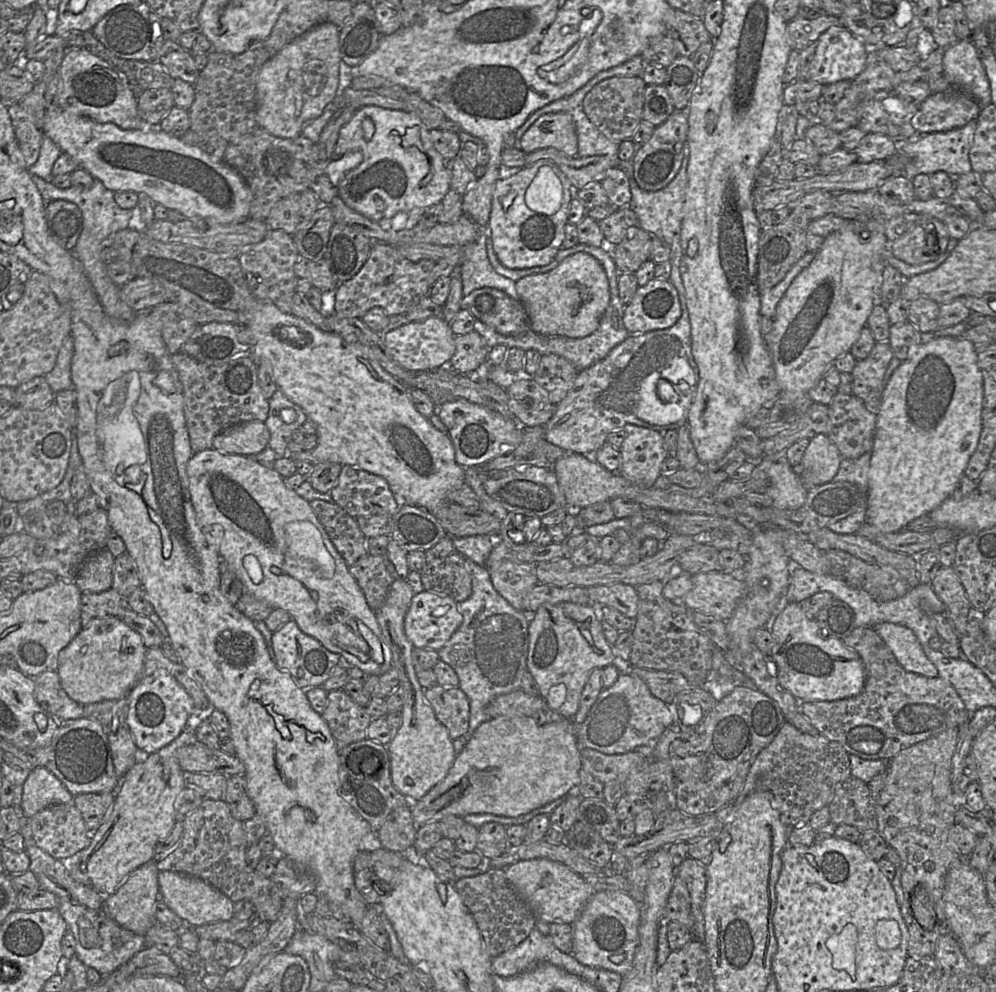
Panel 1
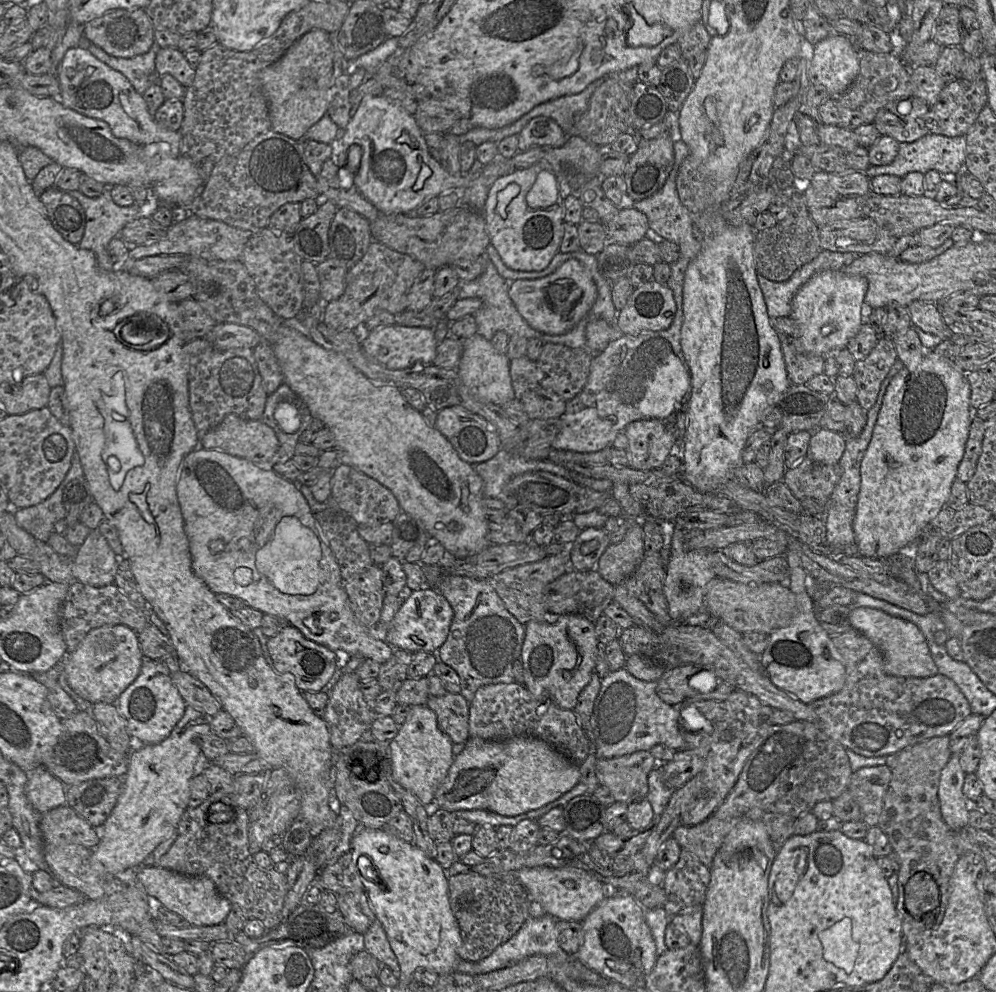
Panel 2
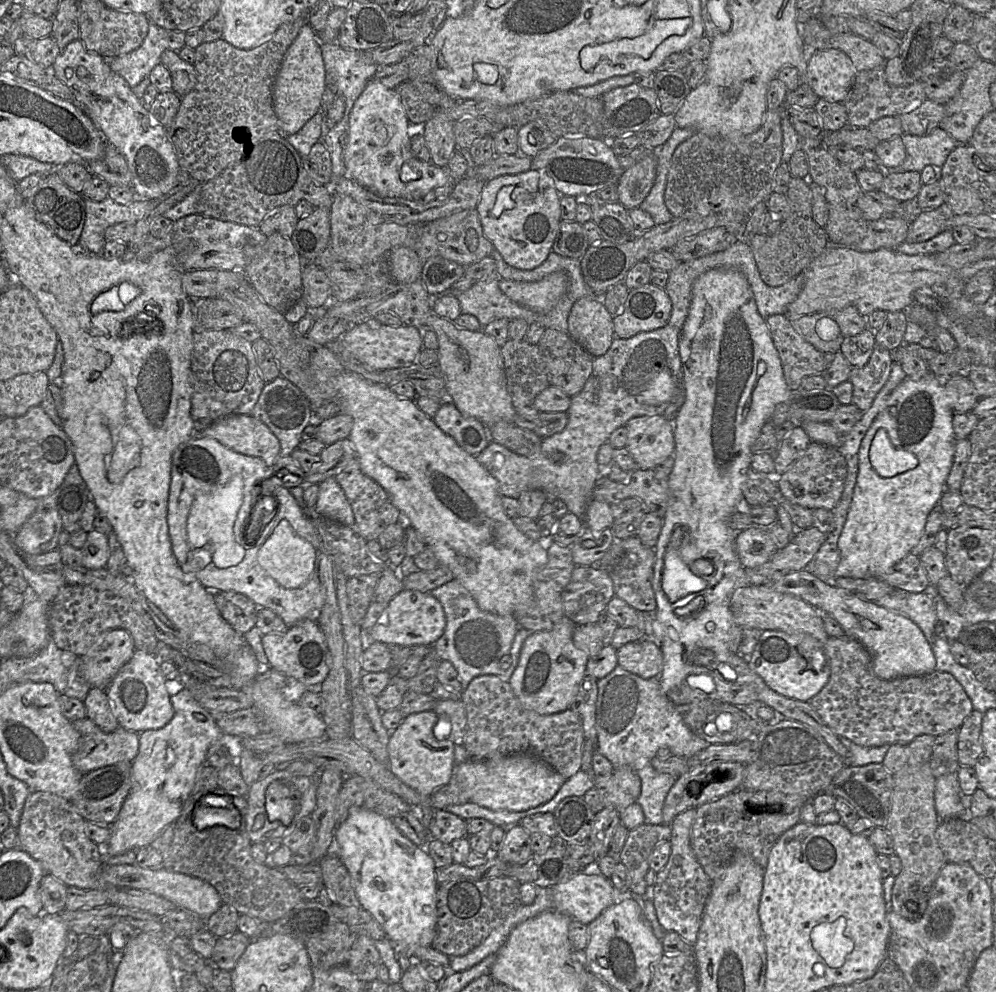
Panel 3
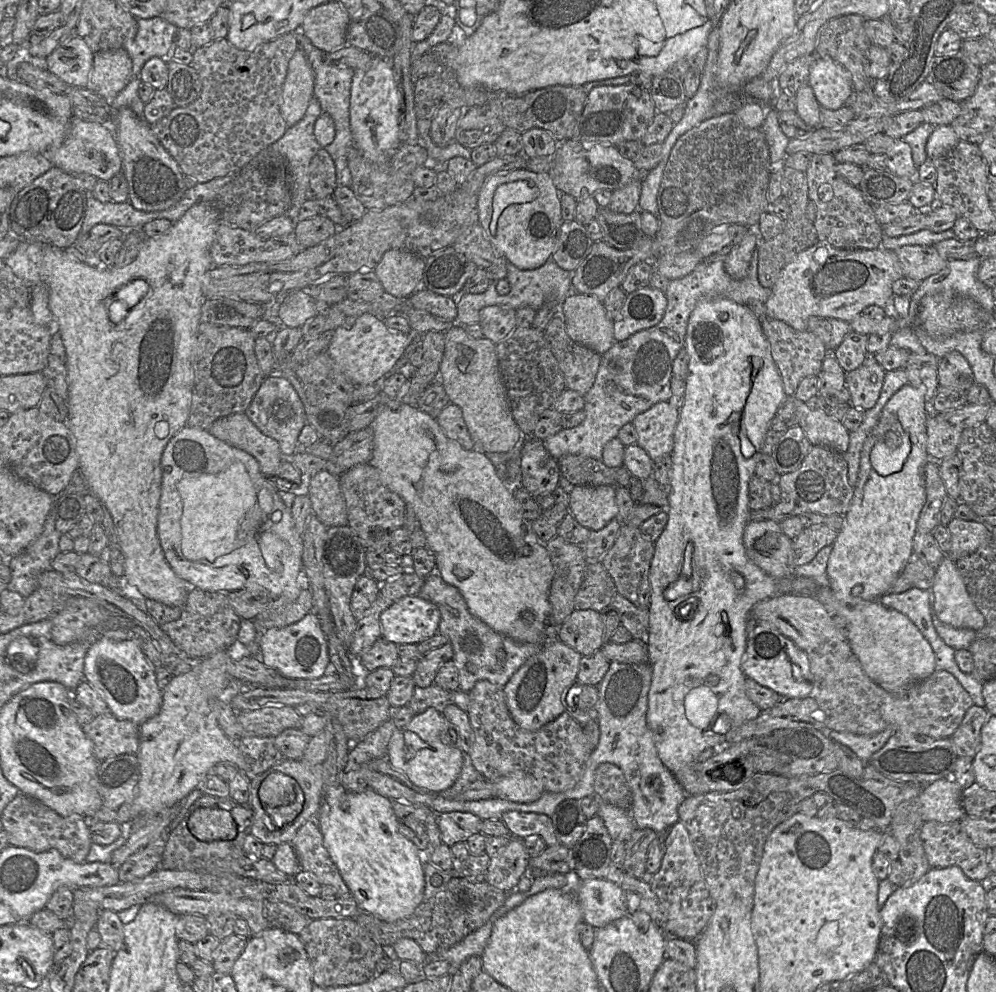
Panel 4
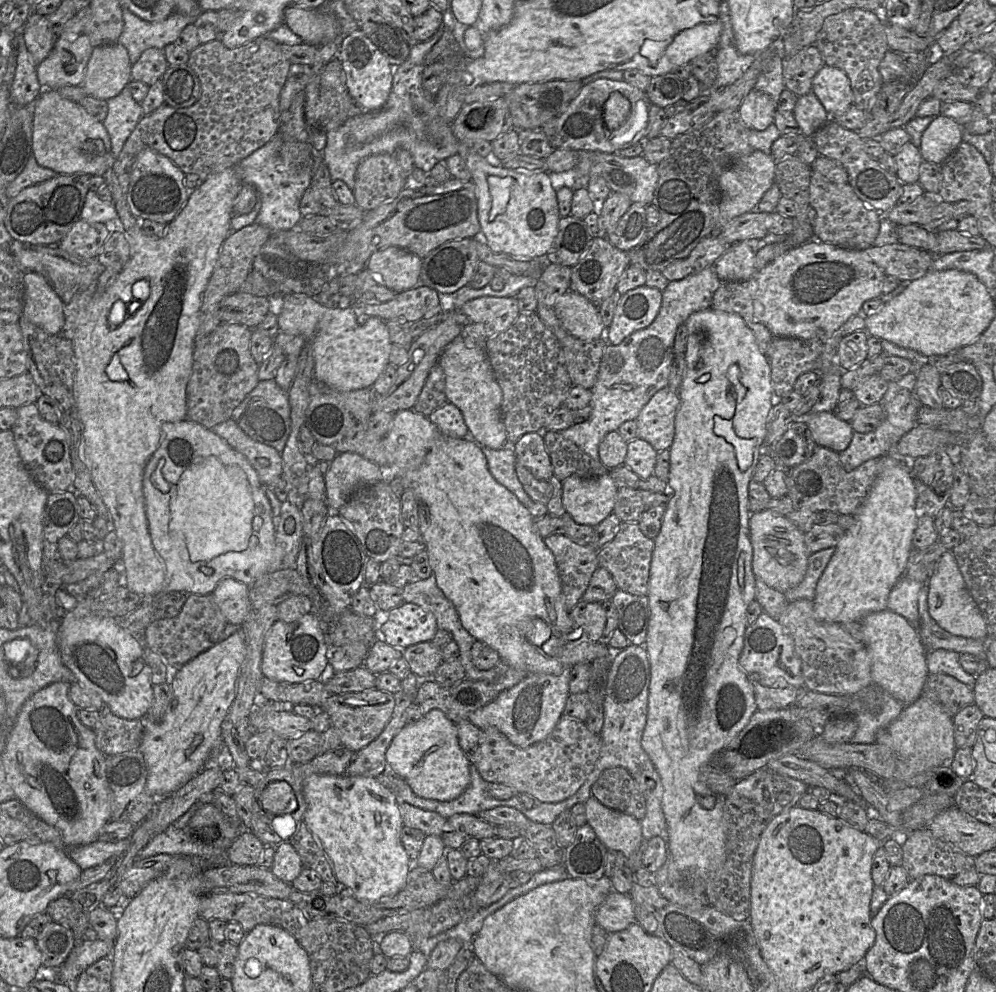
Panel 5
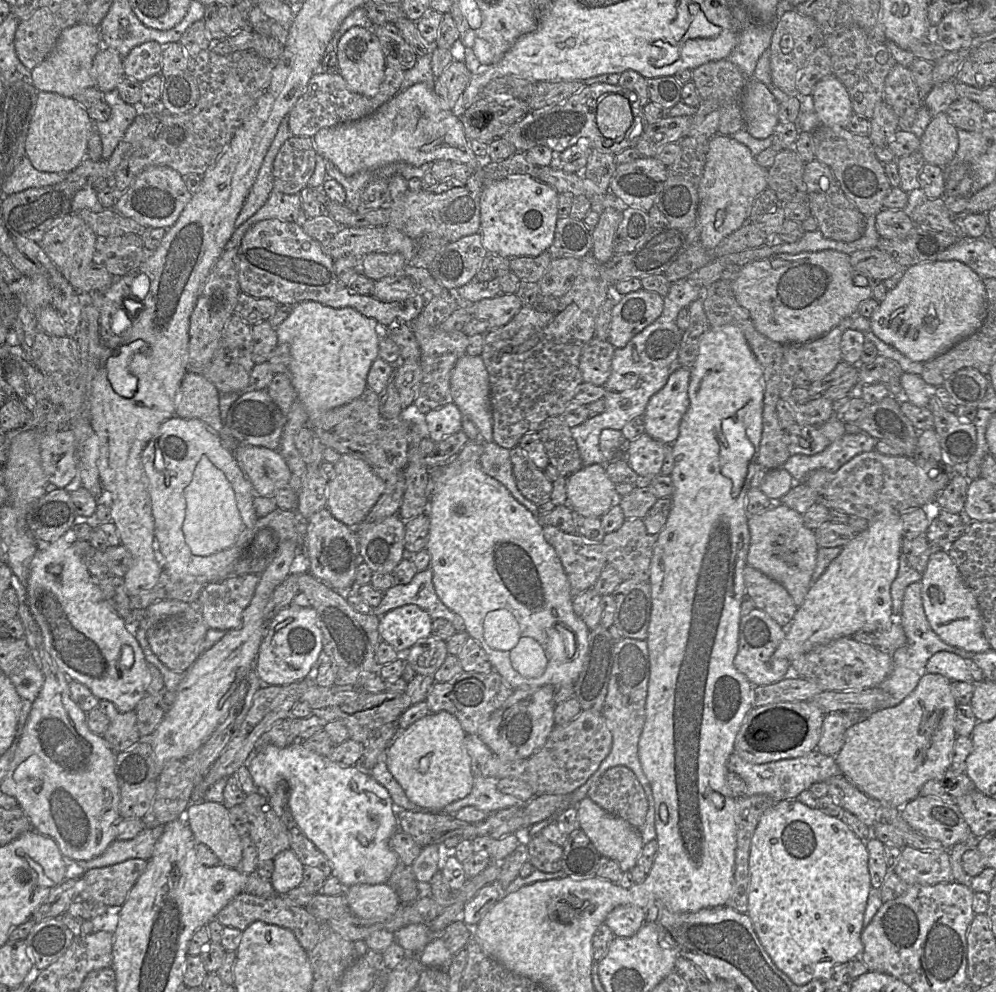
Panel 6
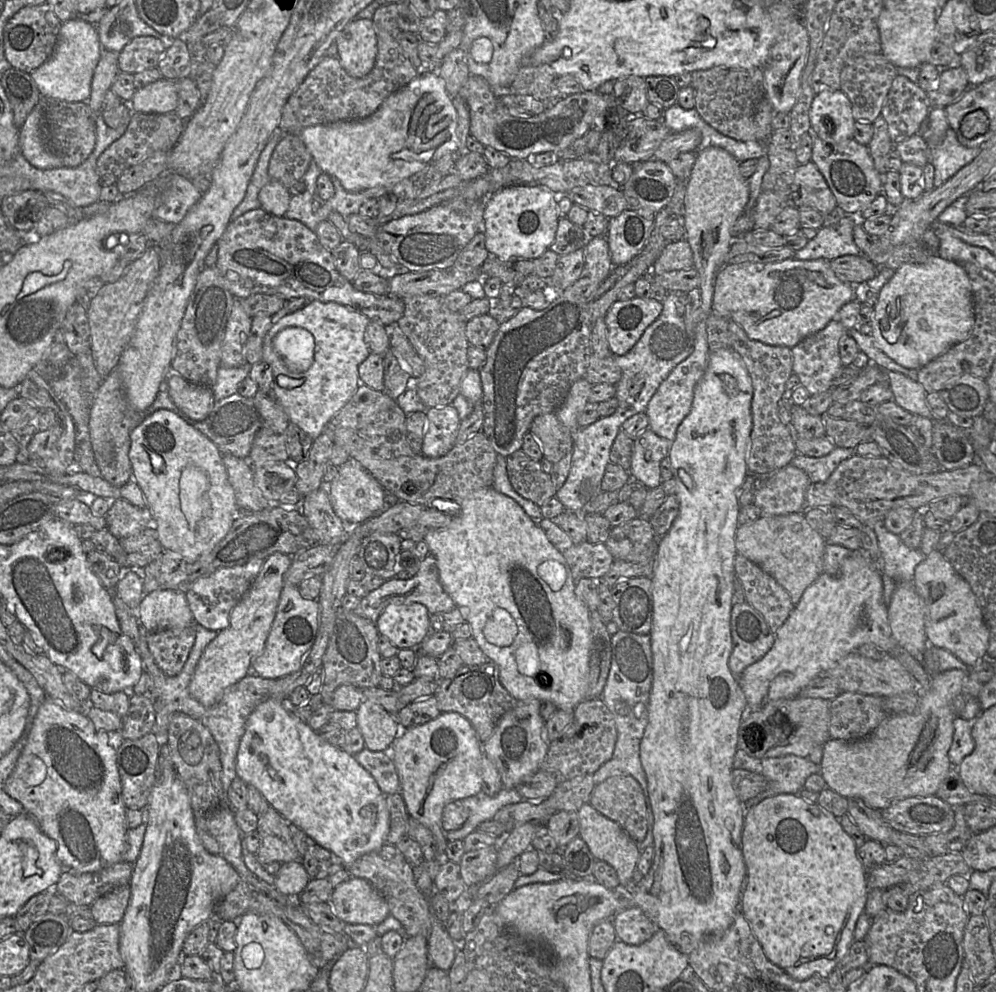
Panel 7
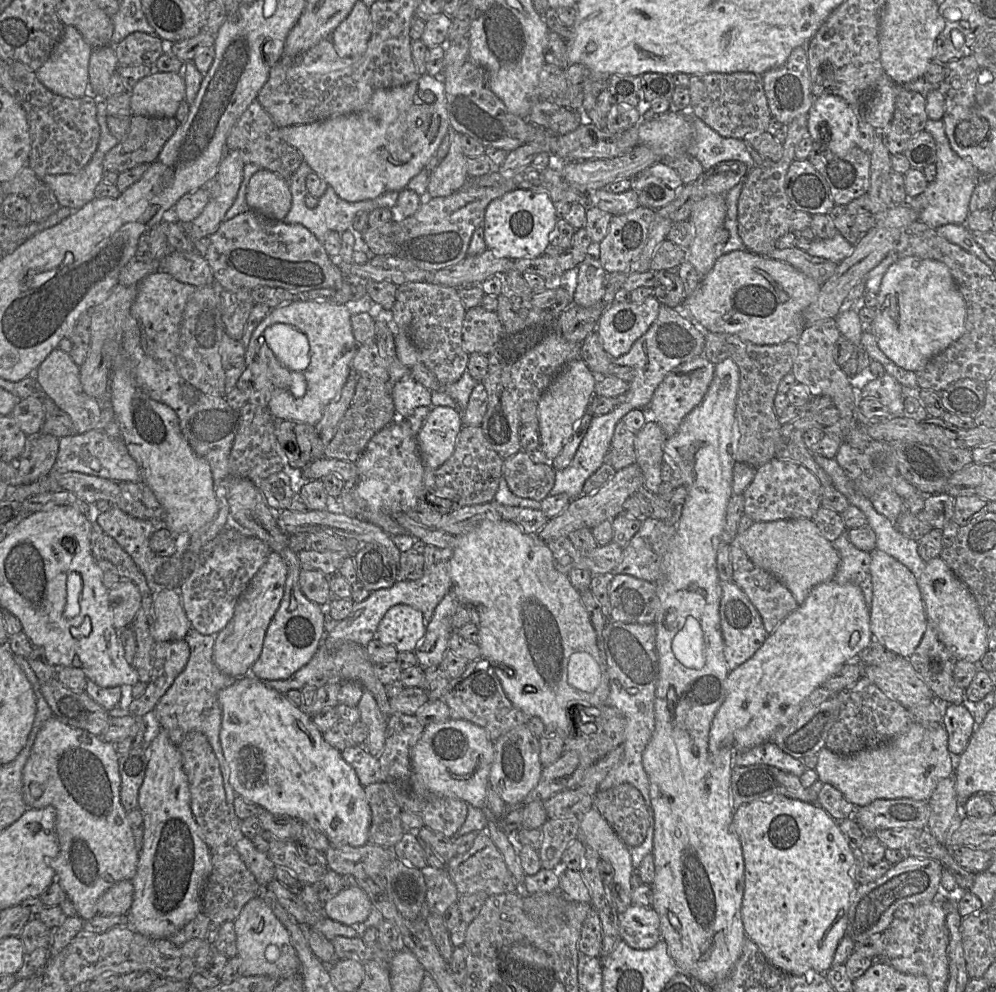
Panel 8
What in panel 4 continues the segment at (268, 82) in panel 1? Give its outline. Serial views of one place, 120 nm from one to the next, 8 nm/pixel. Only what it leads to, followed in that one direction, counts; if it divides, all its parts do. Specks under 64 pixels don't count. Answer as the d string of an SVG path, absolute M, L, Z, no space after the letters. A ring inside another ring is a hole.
M298 48L289 61L282 89L280 110L288 127L304 117L313 97L314 73L304 51Z

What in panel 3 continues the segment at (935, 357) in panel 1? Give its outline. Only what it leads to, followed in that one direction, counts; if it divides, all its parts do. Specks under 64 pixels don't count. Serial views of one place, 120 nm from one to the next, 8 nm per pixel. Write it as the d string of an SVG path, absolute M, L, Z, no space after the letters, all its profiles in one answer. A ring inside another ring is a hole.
M931 372L919 380L906 378L888 396L883 409L878 413L863 437L859 449L858 475L847 519L838 540L840 562L836 577L855 579L878 578L902 560L919 542L929 513L938 505L946 490L946 479L953 464L956 438L953 430L953 407L957 391L946 387L946 380ZM885 429L891 443L913 453L918 464L911 470L890 478L883 478L874 470L869 450L876 432Z

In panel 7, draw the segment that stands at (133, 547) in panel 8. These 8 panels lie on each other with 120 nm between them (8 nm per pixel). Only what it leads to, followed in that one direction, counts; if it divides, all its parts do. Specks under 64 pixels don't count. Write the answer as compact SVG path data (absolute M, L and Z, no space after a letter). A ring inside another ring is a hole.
M111 500L112 505L105 515L107 530L117 539L122 540L142 532L153 525L152 515L147 508L133 506L127 500Z

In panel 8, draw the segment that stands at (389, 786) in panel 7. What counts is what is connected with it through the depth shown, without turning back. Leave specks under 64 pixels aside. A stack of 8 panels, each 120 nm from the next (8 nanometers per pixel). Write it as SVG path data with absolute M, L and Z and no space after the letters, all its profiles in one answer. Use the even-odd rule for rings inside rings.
M354 746L341 751L343 759L355 770L361 785L382 782L378 758L372 756L363 746Z

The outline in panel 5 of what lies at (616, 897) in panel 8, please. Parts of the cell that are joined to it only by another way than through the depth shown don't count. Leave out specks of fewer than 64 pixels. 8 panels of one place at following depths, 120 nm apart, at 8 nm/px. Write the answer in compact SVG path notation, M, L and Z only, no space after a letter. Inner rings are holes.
M593 796L585 802L585 811L586 823L593 828L599 840L608 850L619 851L628 858L636 852L643 843L647 842L644 840L642 834L640 821L633 816L608 808Z

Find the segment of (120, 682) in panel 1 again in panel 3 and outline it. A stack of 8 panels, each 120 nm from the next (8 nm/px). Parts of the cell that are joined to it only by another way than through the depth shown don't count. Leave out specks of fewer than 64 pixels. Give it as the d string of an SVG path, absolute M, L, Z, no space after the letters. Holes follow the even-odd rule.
M122 628L102 632L87 653L81 656L81 677L90 687L105 690L119 670L130 661L135 651L135 644L130 633Z

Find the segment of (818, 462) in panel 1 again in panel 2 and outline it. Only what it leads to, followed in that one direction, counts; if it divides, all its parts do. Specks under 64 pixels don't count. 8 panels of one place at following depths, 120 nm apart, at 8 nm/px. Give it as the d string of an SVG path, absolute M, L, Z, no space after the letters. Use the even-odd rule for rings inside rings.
M818 428L811 434L807 457L826 465L837 465L845 450L845 443L840 433Z

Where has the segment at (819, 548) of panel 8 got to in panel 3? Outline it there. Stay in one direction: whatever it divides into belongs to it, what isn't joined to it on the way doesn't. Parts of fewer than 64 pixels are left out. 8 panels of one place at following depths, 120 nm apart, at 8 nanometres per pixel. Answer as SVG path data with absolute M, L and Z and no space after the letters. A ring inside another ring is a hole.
M752 527L736 533L735 551L744 568L756 568L766 563L777 551L768 534L769 527Z

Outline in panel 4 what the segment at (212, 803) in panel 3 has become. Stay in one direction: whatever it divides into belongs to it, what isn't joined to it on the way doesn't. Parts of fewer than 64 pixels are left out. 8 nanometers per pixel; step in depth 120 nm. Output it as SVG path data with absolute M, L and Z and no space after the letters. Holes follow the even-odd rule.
M202 807L188 818L190 833L201 841L232 840L237 835L237 825L227 810Z

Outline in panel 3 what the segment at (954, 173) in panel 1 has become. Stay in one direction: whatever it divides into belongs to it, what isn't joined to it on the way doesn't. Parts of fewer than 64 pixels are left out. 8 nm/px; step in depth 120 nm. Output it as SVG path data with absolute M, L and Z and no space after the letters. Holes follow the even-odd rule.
M939 127L922 136L902 134L901 139L906 149L906 158L898 167L882 166L884 175L907 171L920 173L926 166L941 169L948 155L961 144Z

